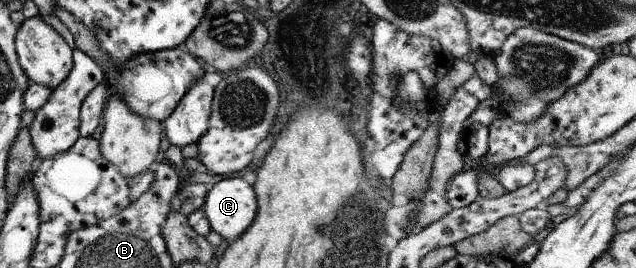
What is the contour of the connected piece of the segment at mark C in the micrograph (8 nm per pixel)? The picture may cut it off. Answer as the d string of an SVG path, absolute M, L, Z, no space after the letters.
M227 177L210 185L201 209L215 233L237 239L257 215L257 197L249 183Z

